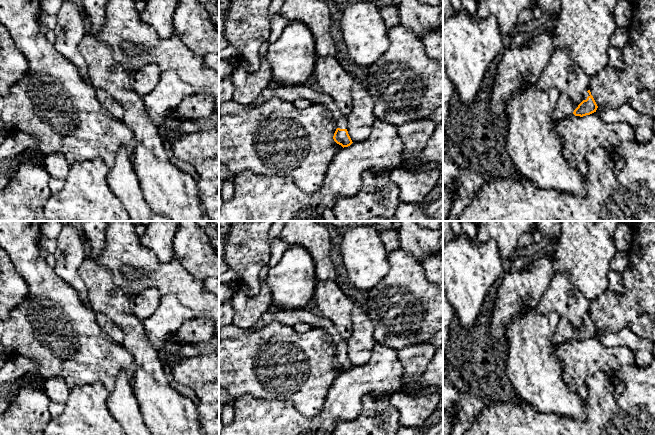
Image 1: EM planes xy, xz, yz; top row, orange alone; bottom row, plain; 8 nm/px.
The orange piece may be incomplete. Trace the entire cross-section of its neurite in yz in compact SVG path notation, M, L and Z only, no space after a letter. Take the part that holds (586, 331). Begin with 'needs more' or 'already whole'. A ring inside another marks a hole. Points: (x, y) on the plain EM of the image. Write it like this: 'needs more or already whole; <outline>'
needs more; M590 314L584 316L583 325L579 329L574 327L566 318L560 318L553 340L556 343L571 339L583 341L596 336L597 332L598 330Z

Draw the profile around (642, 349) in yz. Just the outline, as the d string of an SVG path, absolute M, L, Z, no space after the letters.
M623 328L617 332L598 331L596 335L606 347L625 346L631 349L637 366L648 366L653 361L653 343L636 335L630 328Z

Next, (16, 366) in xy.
M24 355L10 356L0 369L0 384L14 381L29 371L40 373L38 365Z

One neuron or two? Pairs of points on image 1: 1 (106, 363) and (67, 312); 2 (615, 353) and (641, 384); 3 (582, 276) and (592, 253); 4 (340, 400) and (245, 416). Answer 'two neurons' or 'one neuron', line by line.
1: one neuron
2: two neurons
3: one neuron
4: one neuron

